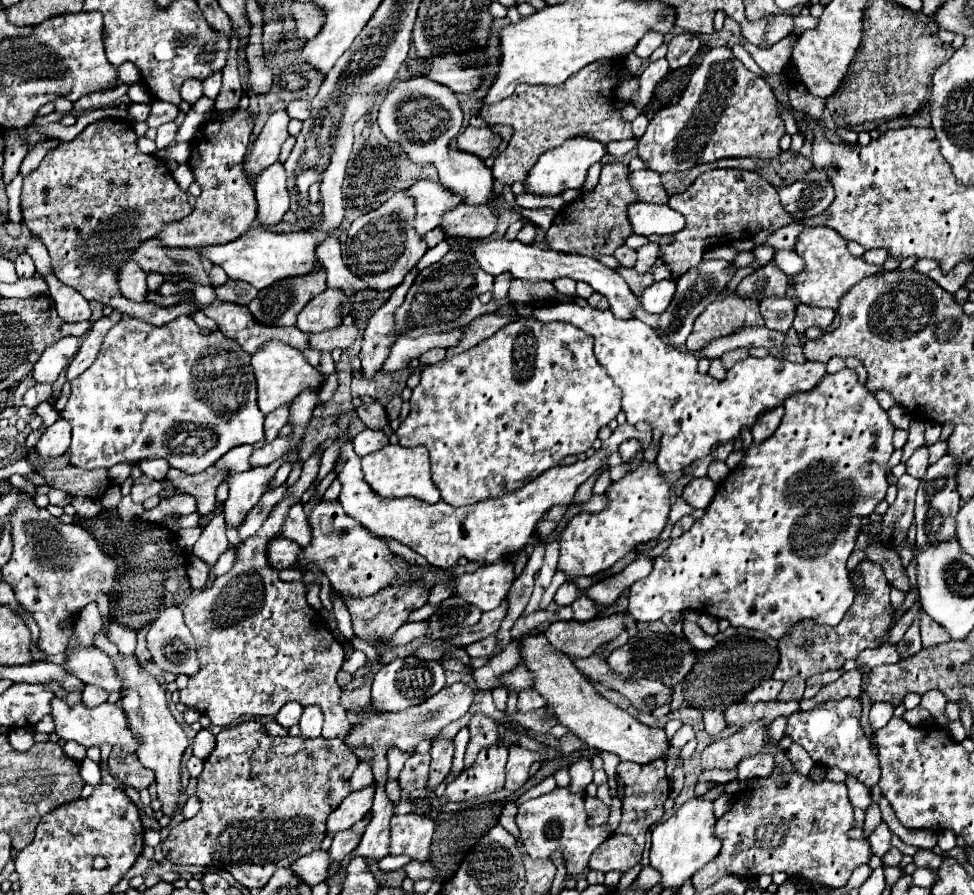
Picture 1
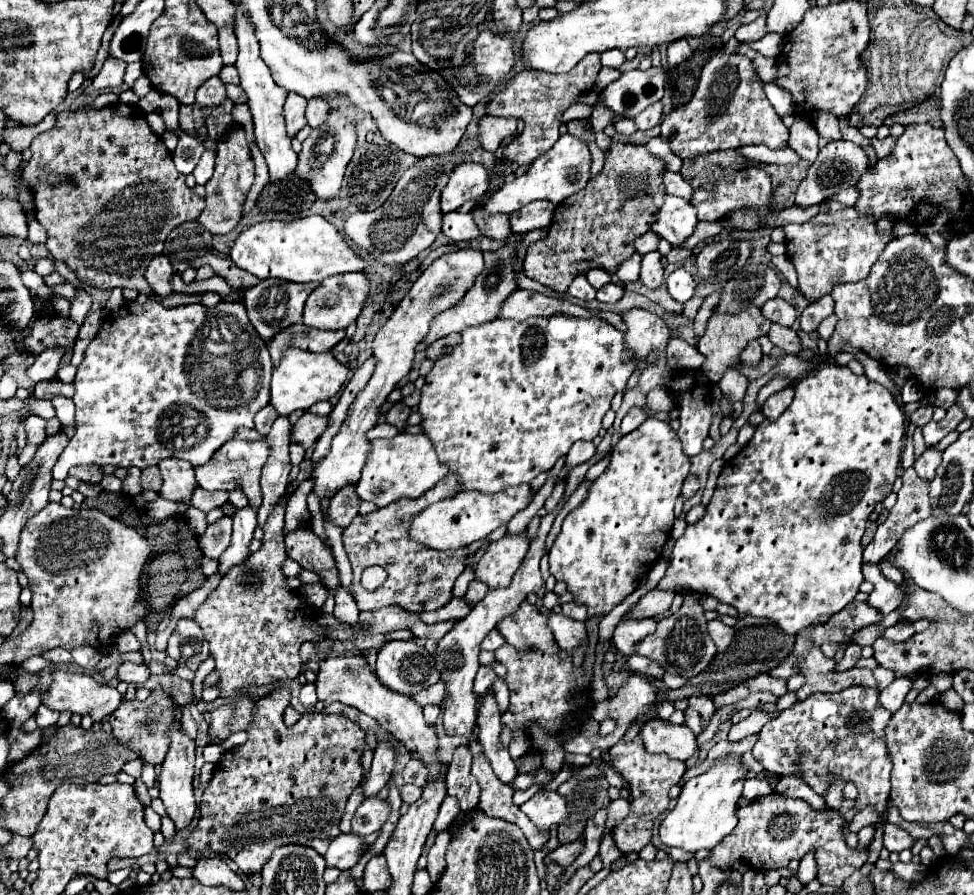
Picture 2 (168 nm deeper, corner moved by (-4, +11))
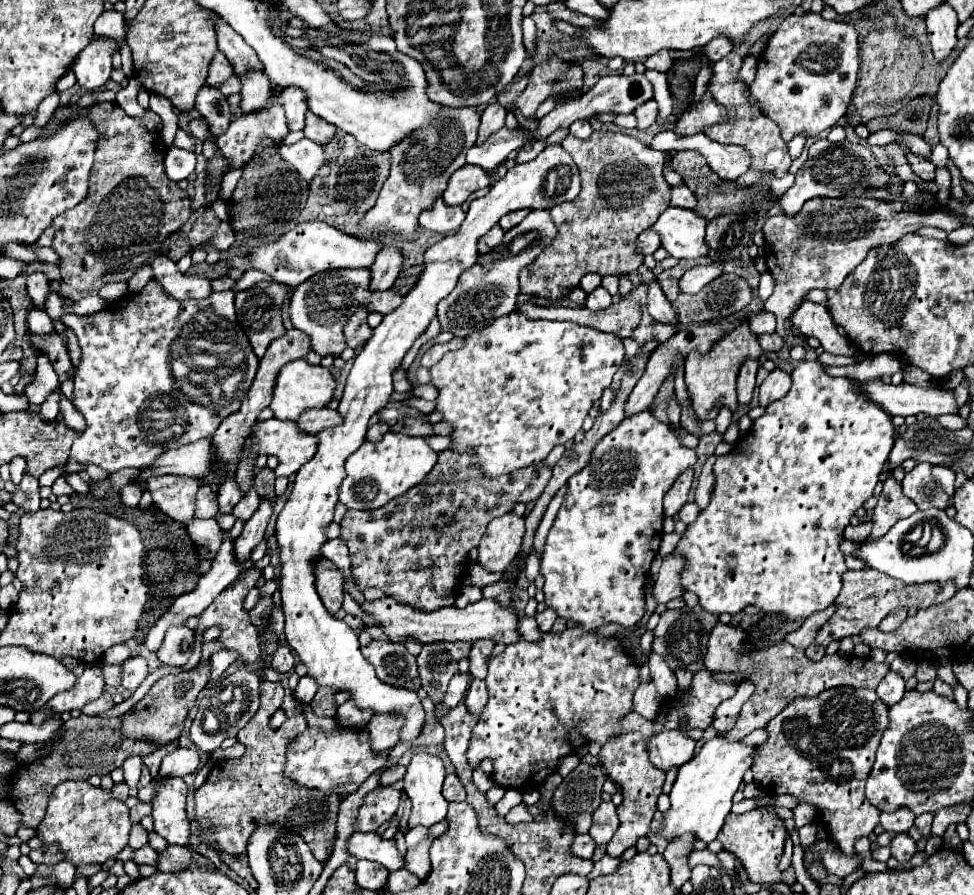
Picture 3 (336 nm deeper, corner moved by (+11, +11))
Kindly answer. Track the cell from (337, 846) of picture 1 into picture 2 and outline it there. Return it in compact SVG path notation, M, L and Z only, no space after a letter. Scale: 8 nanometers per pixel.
M379 797L365 799L353 817L353 823L351 823L353 833L365 837L379 831L387 821L389 813L391 813L391 805L387 803L387 799L379 799Z

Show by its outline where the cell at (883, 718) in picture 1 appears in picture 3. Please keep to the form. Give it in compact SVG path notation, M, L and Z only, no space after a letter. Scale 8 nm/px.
M890 671L890 673L880 681L876 693L878 693L880 701L884 701L888 707L894 705L894 703L898 703L898 701L902 699L902 695L904 695L904 679L902 679L898 673L892 673L892 671Z

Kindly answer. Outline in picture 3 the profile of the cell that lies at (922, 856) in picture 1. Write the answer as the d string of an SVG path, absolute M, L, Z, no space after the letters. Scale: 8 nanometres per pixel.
M926 813L926 815L918 815L918 817L916 817L914 825L920 829L920 833L922 833L922 839L930 839L930 837L932 837L932 831L930 831L932 819L934 819L934 815L932 815L932 813Z

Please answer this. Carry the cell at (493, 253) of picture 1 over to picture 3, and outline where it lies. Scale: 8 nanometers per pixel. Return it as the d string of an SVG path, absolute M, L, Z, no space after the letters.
M442 197L436 199L432 209L428 209L420 215L420 227L442 233L442 235L456 231L462 221L464 221L464 211L460 207L444 205Z

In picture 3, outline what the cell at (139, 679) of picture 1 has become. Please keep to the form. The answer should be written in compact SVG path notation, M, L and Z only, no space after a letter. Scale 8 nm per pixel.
M164 777L156 781L152 819L154 831L170 845L188 845L190 821L186 817L186 783L182 777Z

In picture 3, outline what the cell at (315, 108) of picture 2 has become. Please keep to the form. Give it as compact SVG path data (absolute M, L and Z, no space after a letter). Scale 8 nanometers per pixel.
M306 113L306 127L304 127L304 135L308 137L308 139L312 139L312 141L316 141L316 143L322 143L322 145L326 145L330 139L332 139L332 135L336 133L336 127L334 125L330 125L328 121L324 121L324 119L320 119L320 117L316 117L314 113Z

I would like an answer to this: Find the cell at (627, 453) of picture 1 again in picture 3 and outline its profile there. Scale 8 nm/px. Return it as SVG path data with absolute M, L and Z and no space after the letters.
M650 411L624 419L608 437L604 437L596 445L592 461L570 477L568 493L546 537L540 561L540 573L546 579L546 605L556 609L560 617L576 621L582 629L596 629L604 623L618 623L622 627L636 625L644 615L642 587L662 539L662 497L672 481L694 463L696 453L682 447L672 429L652 417Z

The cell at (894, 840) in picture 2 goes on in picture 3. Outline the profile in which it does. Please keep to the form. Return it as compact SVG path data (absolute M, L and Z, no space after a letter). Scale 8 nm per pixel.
M898 833L892 841L890 841L890 851L892 857L896 857L900 863L908 861L914 853L916 853L916 841L908 835L908 833Z

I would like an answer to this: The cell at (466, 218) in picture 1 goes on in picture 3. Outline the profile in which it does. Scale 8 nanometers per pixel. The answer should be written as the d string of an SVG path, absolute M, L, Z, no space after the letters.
M494 225L484 237L480 237L480 241L478 241L478 251L480 251L480 253L488 253L488 251L494 249L496 245L500 245L502 235L504 235L504 231L502 231L498 225Z

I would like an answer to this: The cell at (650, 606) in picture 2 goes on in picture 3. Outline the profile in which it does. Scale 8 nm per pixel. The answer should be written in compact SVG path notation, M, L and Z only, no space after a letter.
M668 555L662 561L660 567L660 575L652 587L652 595L656 599L656 603L668 603L670 599L682 597L684 587L680 583L680 571L684 567L684 559L678 555Z

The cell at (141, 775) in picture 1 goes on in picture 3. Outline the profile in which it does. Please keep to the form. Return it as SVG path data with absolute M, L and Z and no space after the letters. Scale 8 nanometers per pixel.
M206 663L204 667L192 669L192 671L184 671L178 675L166 675L166 677L158 679L140 703L134 705L134 709L130 709L128 713L124 713L120 717L120 721L122 721L120 729L124 731L126 737L132 737L136 741L146 739L156 745L166 745L166 743L178 739L182 733L182 727L184 727L184 719L186 719L188 711L192 709L198 693L206 687L208 677L210 677L210 663Z

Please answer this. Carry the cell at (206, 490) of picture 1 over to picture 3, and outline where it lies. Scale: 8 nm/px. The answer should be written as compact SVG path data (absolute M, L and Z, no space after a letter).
M200 485L198 495L196 495L196 509L194 509L194 517L200 519L212 519L218 513L218 503L214 499L214 493L208 485Z

